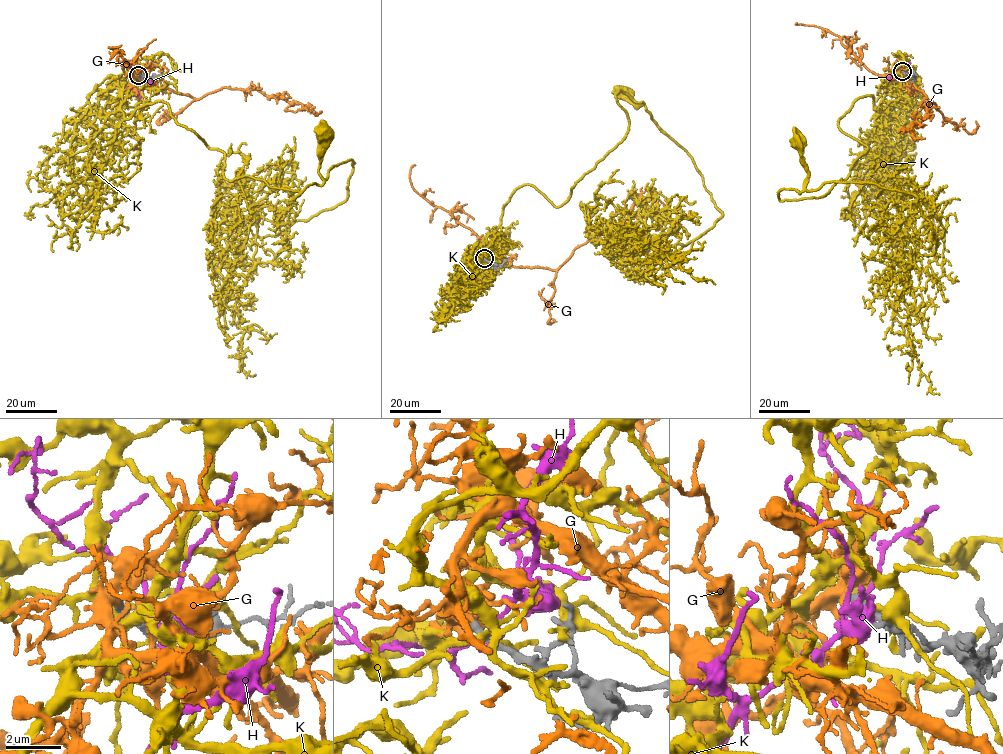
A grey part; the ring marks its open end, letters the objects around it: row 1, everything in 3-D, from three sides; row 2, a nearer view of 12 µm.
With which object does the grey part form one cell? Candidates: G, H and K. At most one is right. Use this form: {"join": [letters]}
{"join": ["G"]}

